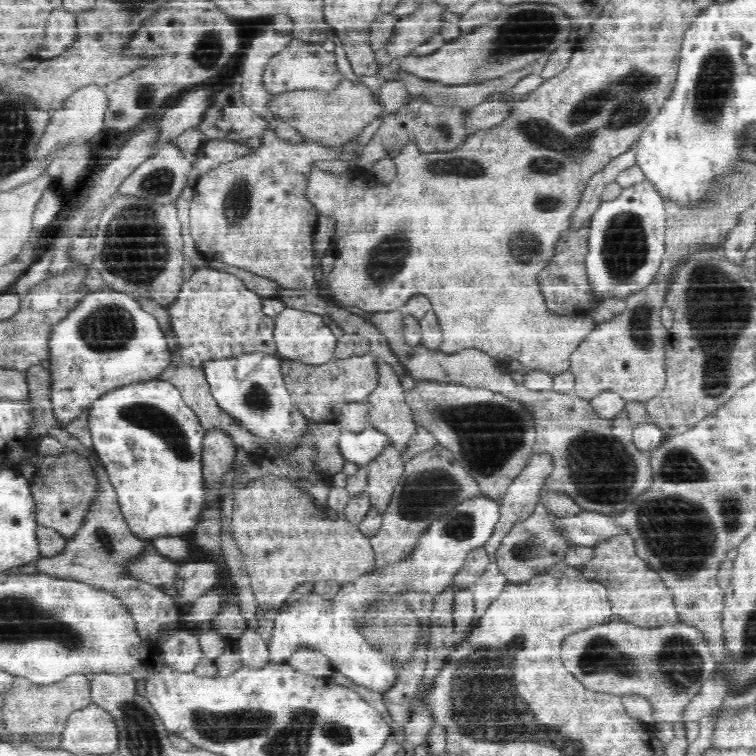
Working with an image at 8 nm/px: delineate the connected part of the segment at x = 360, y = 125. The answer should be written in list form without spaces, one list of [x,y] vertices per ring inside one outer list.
[[[343,76],[329,91],[296,90],[270,96],[266,110],[272,118],[286,122],[307,138],[324,147],[341,146],[361,134],[363,128],[384,114],[383,107],[374,99],[374,94],[364,82],[352,82]]]

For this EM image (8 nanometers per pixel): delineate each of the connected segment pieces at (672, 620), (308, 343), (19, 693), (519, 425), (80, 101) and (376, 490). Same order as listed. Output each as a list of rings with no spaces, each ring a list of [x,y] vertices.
[[[632,535],[612,538],[596,547],[596,556],[580,572],[586,580],[601,582],[607,590],[613,613],[639,628],[681,626],[682,616],[676,610],[675,590],[667,585],[651,562],[636,551],[636,539]]]
[[[288,306],[276,314],[275,336],[277,352],[280,357],[302,361],[309,365],[321,365],[335,358],[338,339],[332,333],[321,314],[300,311]]]
[[[74,673],[55,684],[38,685],[24,677],[18,677],[6,694],[6,706],[3,708],[4,721],[8,729],[23,733],[64,732],[72,713],[92,704],[91,682],[86,674]]]
[[[420,381],[414,392],[406,392],[406,402],[412,407],[418,426],[424,426],[434,433],[441,446],[451,452],[452,458],[464,469],[464,472],[468,473],[478,487],[479,494],[484,497],[499,501],[527,465],[533,453],[536,434],[538,434],[537,415],[520,399],[483,388]]]
[[[90,83],[78,87],[67,99],[63,100],[59,109],[51,110],[50,124],[42,140],[40,152],[48,154],[56,146],[64,146],[74,140],[89,140],[94,136],[104,134],[104,120],[108,108],[110,108],[110,95],[103,85]]]
[[[388,438],[376,458],[366,466],[369,469],[367,489],[370,491],[372,505],[386,510],[392,493],[403,475],[405,463],[406,459],[402,458],[402,452]]]

